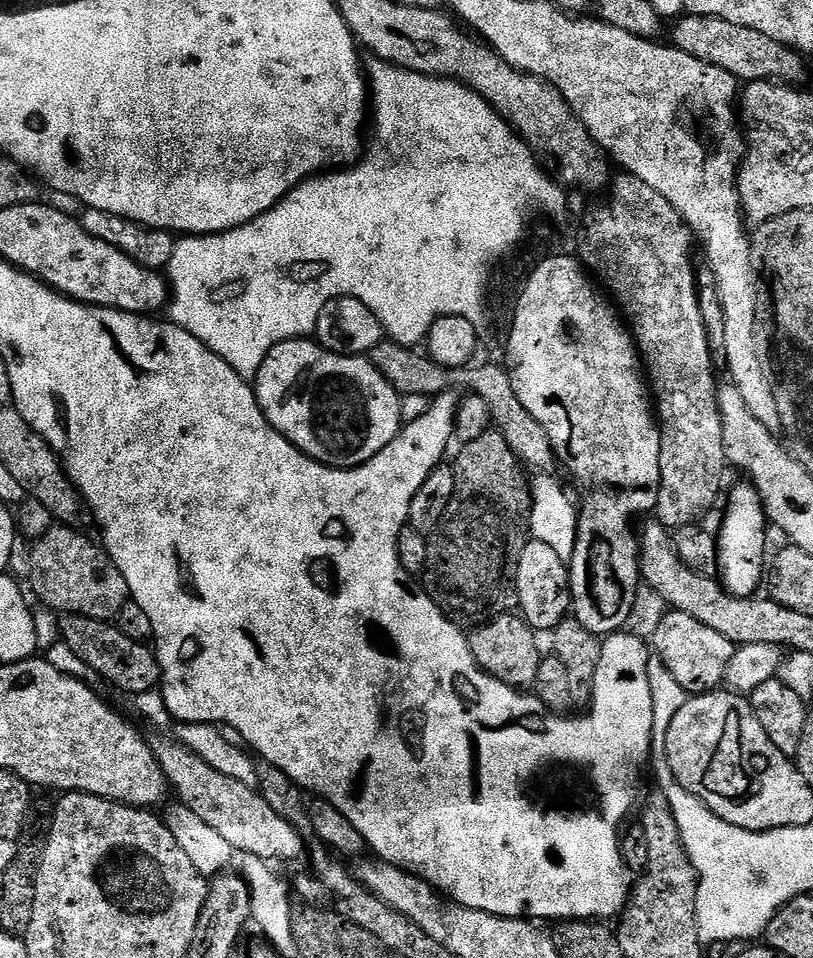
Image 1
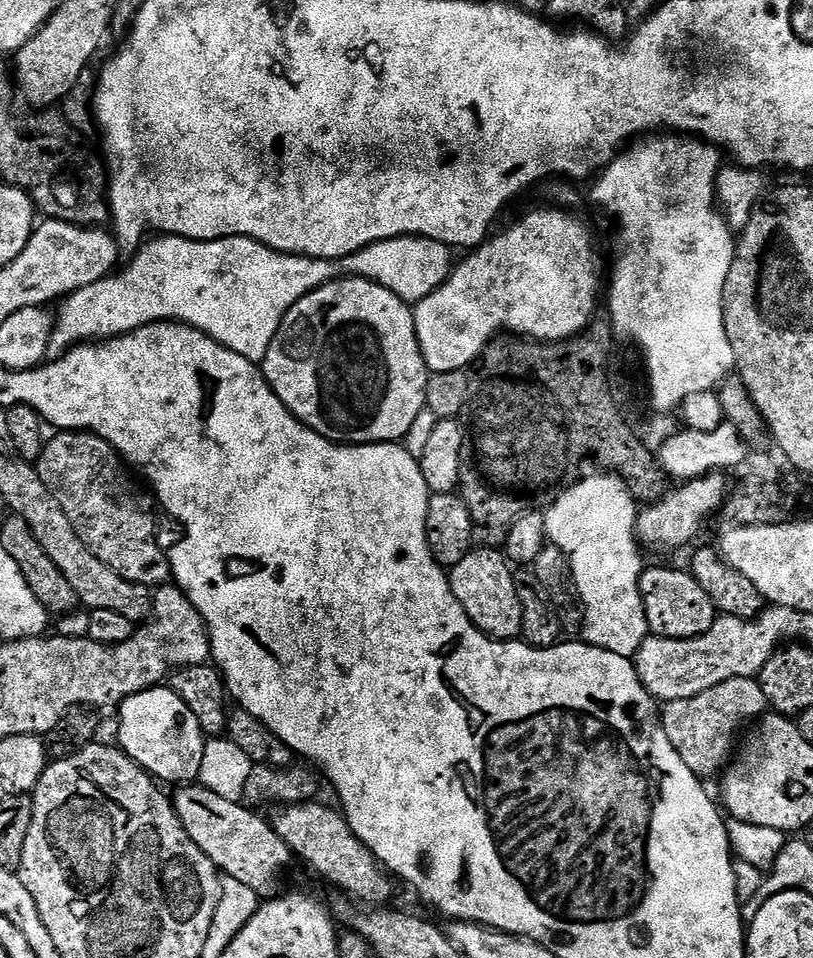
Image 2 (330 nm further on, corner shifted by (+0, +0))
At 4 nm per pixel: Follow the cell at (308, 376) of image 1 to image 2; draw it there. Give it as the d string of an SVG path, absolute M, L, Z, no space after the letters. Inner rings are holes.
M341 276L339 280L331 280L306 294L282 318L270 346L262 361L262 371L268 384L276 391L278 398L293 412L304 425L314 430L322 438L331 440L333 444L390 444L403 441L410 426L414 426L414 418L425 411L427 402L426 390L430 377L426 362L422 358L422 350L416 337L416 318L413 309L402 298L376 282L370 282L361 276Z

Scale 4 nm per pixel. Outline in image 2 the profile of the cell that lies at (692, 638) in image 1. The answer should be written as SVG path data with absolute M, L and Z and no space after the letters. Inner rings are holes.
M645 567L640 573L640 597L644 603L646 628L653 636L662 638L698 638L714 626L718 615L714 602L710 602L710 594L698 586L691 571L680 568Z

